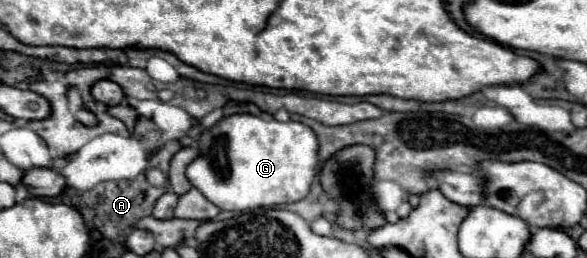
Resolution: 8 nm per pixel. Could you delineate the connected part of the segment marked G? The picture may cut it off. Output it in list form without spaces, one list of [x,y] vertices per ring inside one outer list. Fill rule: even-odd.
[[[248,113],[228,115],[214,127],[202,131],[200,139],[196,141],[196,149],[198,157],[188,165],[186,177],[210,203],[222,211],[254,211],[260,207],[300,201],[308,195],[318,165],[318,141],[314,131],[298,121],[280,123],[268,113],[260,116]]]

